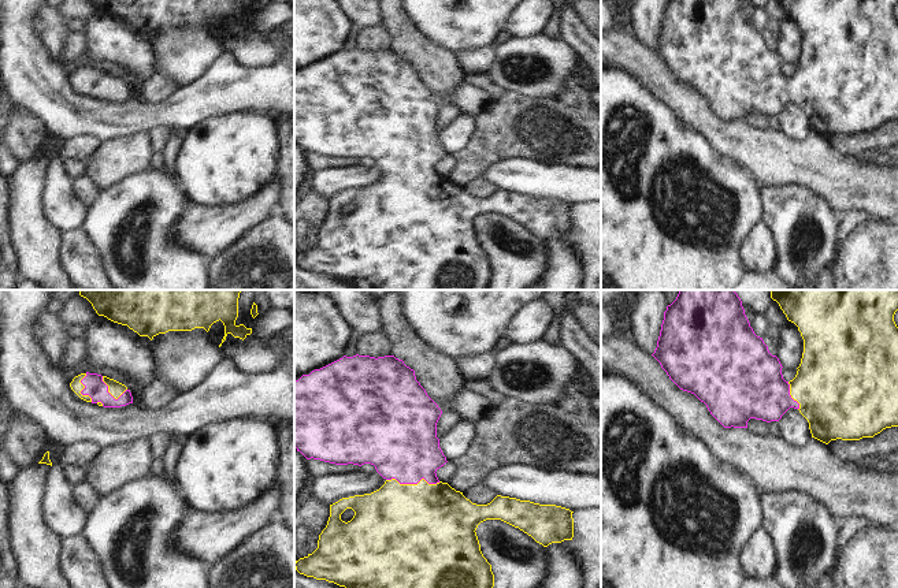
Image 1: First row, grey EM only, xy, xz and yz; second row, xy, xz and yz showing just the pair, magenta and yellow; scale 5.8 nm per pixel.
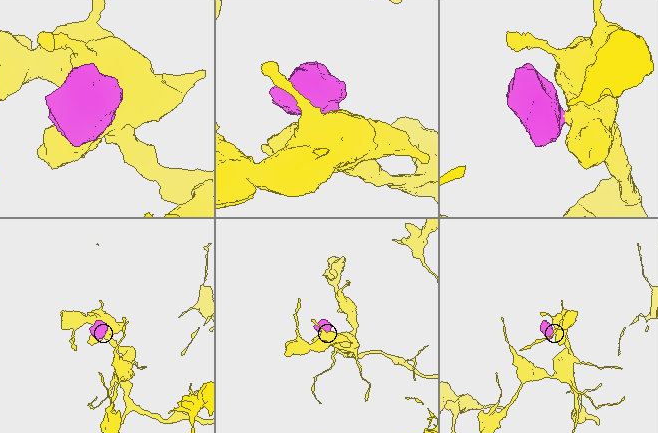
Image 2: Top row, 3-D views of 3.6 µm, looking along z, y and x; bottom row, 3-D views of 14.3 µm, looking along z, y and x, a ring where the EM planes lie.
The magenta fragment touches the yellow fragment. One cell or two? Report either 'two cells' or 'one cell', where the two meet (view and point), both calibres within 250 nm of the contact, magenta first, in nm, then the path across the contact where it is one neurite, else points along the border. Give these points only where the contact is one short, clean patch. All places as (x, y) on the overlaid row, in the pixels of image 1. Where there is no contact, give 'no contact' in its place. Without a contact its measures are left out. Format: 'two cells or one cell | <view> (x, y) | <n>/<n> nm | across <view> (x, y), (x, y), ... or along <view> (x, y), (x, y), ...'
one cell | xz (414, 483) | 420/500 nm | across xz (401, 443), (414, 483), (418, 525)

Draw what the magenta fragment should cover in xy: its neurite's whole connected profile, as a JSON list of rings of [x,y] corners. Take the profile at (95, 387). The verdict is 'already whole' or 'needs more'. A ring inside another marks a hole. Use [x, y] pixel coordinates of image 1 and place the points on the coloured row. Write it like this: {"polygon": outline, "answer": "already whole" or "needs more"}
{"polygon": [[[81,373],[70,387],[81,399],[99,406],[120,407],[133,403],[131,392],[125,384],[97,373]]], "answer": "needs more"}

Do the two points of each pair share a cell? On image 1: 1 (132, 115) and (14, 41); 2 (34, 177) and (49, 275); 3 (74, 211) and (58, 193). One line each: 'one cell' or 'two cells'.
1: one cell
2: one cell
3: one cell

